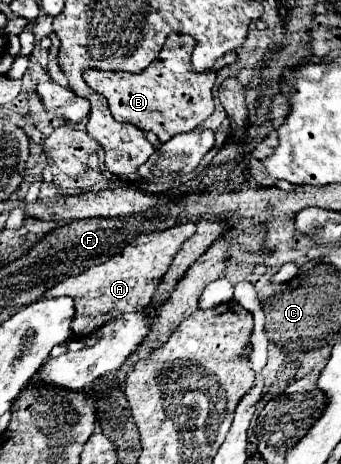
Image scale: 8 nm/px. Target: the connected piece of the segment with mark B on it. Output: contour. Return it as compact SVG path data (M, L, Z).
M172 32L160 52L160 56L140 74L126 74L126 72L102 72L102 70L84 70L86 84L102 94L108 100L110 112L114 120L134 124L142 130L150 130L158 136L164 144L172 136L194 130L200 126L212 112L214 112L214 98L212 86L216 80L214 70L194 72L190 66L190 56L194 50L196 40L192 36Z

